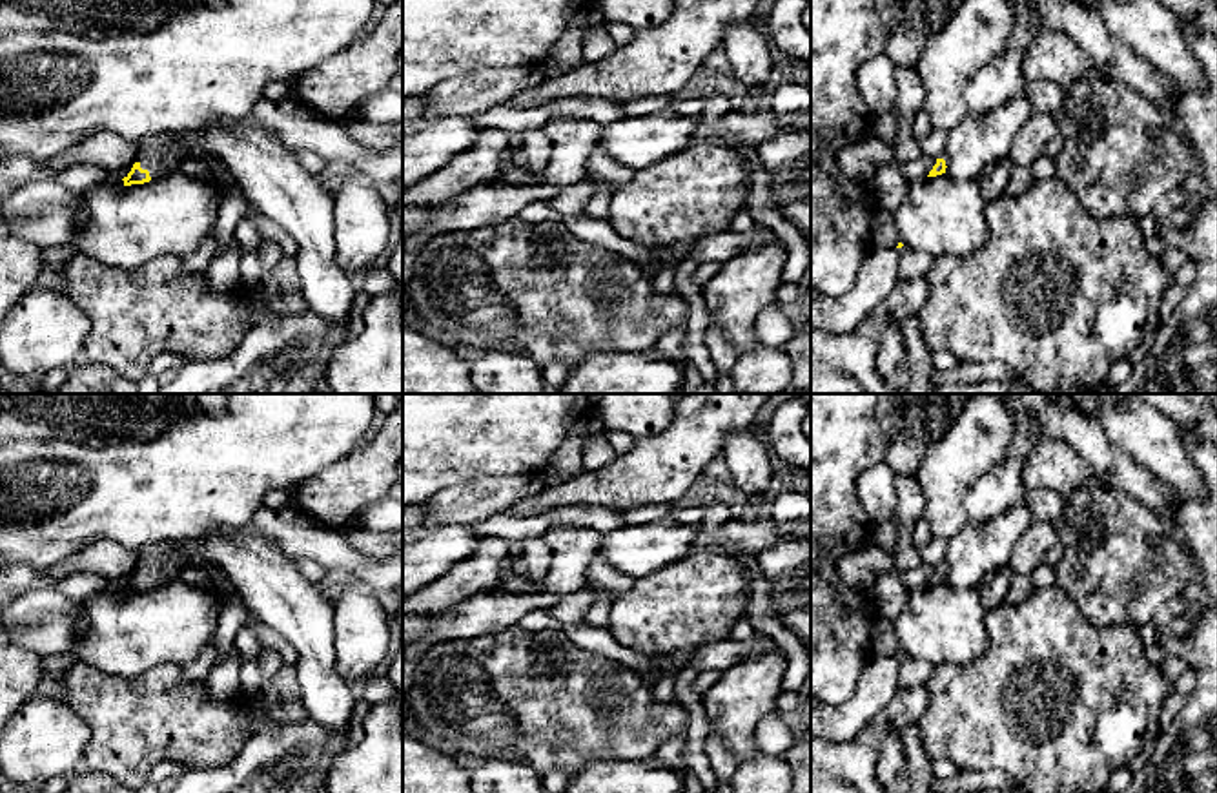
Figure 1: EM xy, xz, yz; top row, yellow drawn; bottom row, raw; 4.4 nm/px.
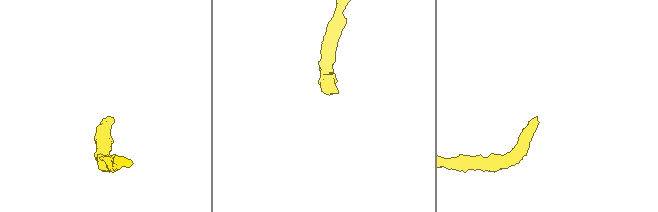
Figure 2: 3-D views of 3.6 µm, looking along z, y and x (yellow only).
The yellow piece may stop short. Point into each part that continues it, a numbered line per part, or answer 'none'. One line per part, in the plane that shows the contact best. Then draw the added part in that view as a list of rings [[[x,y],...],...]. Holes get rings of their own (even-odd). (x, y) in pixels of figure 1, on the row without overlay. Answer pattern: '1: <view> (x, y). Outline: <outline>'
1: xy (161, 562). Outline: [[[159,541],[140,549],[140,560],[135,571],[149,580],[151,589],[179,578],[179,572],[189,567],[189,558],[175,541]]]

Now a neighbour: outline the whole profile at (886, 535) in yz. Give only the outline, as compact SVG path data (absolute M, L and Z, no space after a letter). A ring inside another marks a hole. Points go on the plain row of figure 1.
M895 516L880 525L874 525L874 545L885 549L887 552L893 552L898 540L898 532L898 521Z

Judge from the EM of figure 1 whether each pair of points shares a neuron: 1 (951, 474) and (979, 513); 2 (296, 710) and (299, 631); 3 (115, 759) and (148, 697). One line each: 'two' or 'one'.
1: two
2: two
3: one

